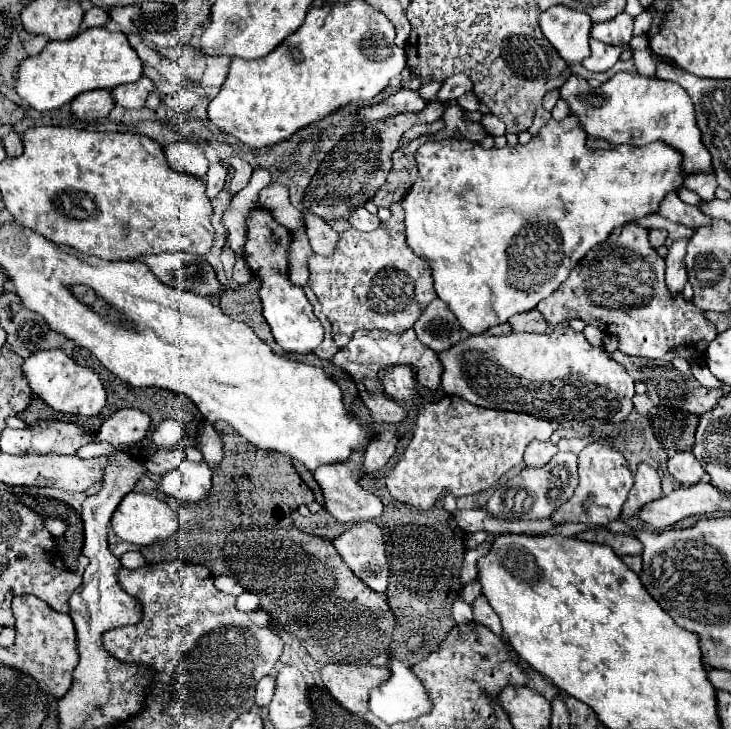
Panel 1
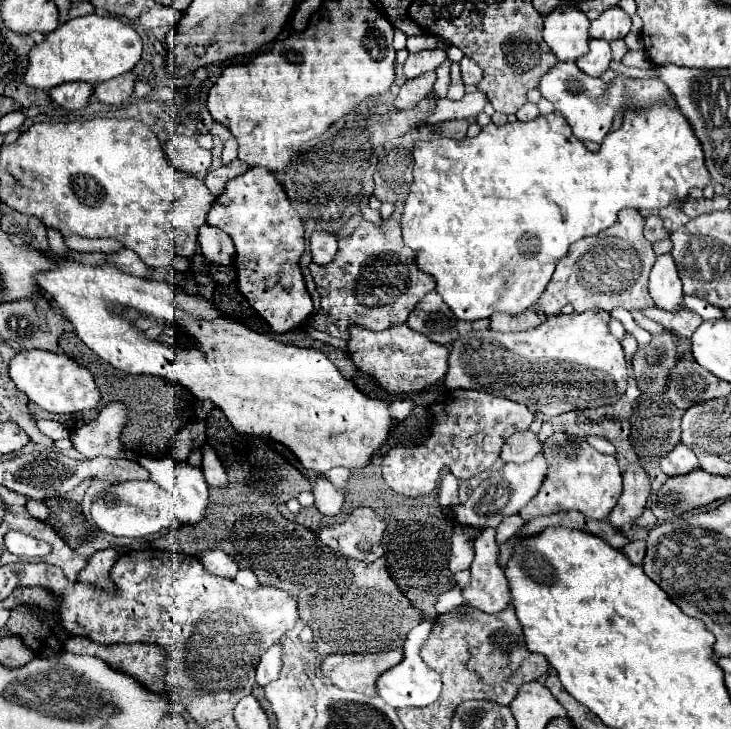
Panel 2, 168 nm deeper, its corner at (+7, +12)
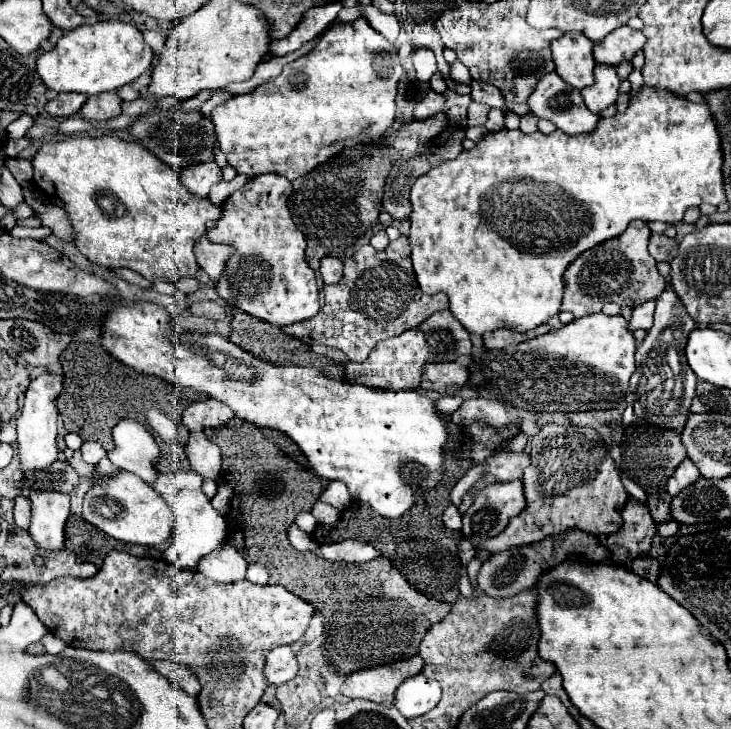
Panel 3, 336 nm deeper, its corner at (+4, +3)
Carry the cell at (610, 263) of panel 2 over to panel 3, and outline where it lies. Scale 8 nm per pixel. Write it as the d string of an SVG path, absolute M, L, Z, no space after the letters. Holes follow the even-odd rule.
M631 221L631 225L619 237L607 239L601 245L583 251L575 261L569 263L563 273L565 293L561 311L571 311L575 317L599 313L603 303L617 303L637 307L659 295L665 279L657 273L655 259L649 255L649 227L643 221Z

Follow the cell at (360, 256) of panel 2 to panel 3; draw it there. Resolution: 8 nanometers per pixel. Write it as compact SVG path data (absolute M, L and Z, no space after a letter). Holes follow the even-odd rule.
M401 235L397 241L391 241L387 249L375 251L371 245L363 245L353 257L345 259L345 269L343 269L343 279L333 285L325 285L325 307L309 321L301 321L295 325L285 325L283 331L291 337L301 339L307 345L313 343L323 343L335 349L341 349L351 361L365 361L367 353L383 339L395 337L403 333L405 329L411 329L419 323L423 323L431 313L445 309L447 307L447 297L443 293L437 295L425 295L419 289L419 283L415 281L415 271L411 265L409 257L409 239L407 235Z

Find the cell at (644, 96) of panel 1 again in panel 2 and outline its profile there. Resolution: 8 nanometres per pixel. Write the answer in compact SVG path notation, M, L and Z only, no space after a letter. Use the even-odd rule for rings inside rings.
M558 62L554 68L550 68L544 74L544 78L540 80L538 90L540 90L542 98L550 100L554 104L554 108L566 118L566 122L570 124L570 128L578 140L596 142L596 144L600 144L604 140L604 136L610 132L612 118L620 110L620 106L624 106L624 102L640 102L642 106L646 106L650 102L664 100L666 104L676 106L676 102L670 96L670 90L664 86L664 82L660 78L634 80L634 78L618 76L612 82L612 86L604 86L602 80L590 78L584 72L580 72L574 62Z

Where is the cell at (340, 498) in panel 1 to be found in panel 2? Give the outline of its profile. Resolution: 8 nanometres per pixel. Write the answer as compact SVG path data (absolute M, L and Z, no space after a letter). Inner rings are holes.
M322 474L318 476L312 494L314 494L315 507L326 516L336 516L344 504L344 494L336 490Z

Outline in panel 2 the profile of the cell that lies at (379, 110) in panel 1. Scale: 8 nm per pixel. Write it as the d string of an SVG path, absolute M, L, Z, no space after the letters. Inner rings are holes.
M426 72L418 78L412 78L408 80L402 88L400 88L400 94L394 102L394 106L398 110L408 110L408 108L414 108L420 100L424 100L430 92L432 92L432 86L436 82L436 72Z

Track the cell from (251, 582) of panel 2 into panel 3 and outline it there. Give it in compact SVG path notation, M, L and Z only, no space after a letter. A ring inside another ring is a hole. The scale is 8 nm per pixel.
M259 563L249 565L247 581L251 581L253 585L267 585L267 569L263 565L259 565Z

